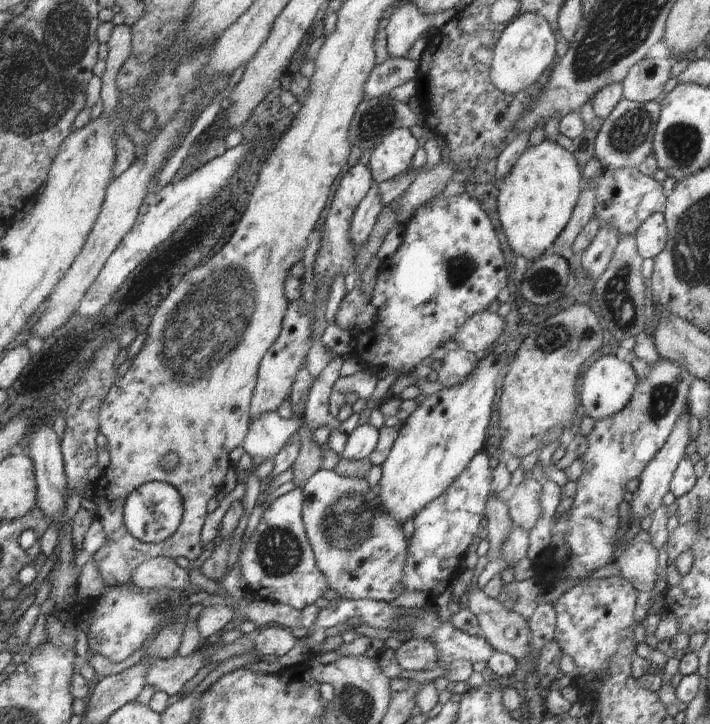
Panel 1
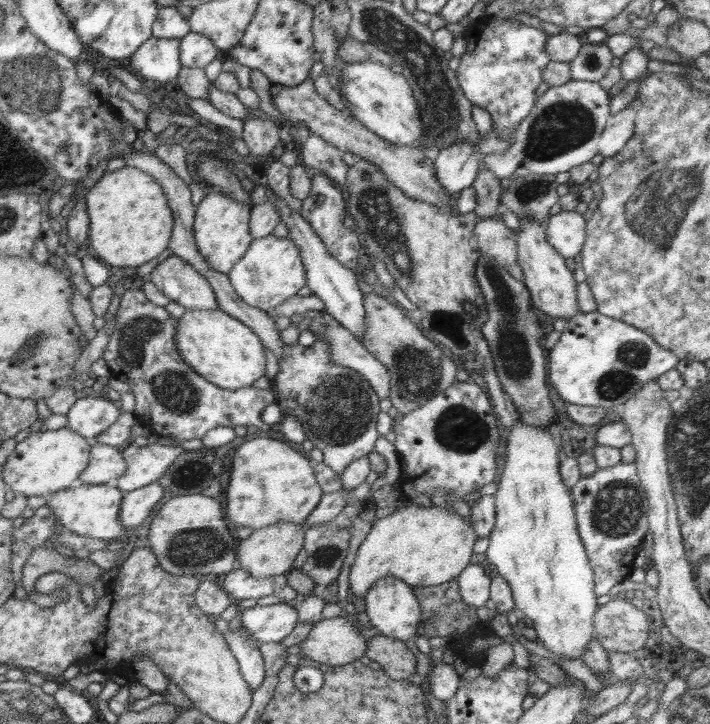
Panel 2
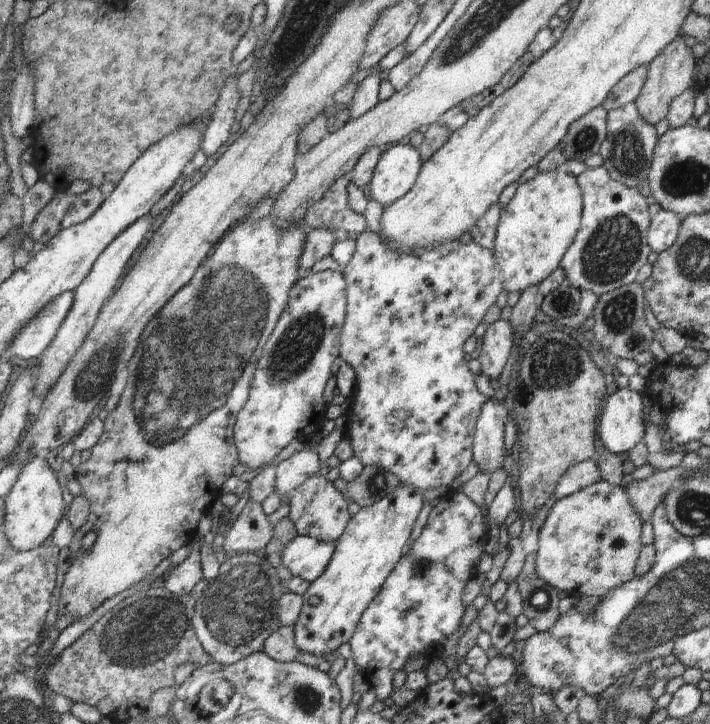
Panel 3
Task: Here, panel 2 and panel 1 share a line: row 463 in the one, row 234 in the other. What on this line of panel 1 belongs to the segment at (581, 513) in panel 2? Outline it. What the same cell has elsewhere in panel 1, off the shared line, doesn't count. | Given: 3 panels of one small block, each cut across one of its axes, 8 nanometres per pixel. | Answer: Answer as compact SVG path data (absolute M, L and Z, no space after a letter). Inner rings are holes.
M593 155L581 173L583 183L594 186L594 194L596 194L594 216L598 218L599 228L614 226L618 232L618 240L622 236L634 236L644 220L655 212L664 210L667 197L664 195L662 183L654 180L653 177L644 176L637 168L604 168Z

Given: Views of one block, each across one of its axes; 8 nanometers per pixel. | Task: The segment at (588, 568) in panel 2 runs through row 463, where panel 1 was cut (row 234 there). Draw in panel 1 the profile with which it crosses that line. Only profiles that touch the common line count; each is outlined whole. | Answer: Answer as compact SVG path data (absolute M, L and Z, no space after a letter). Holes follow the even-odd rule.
M543 140L537 146L530 146L524 151L524 154L516 160L508 178L502 180L502 186L498 187L497 198L498 220L506 234L508 245L516 256L524 257L528 263L534 262L558 239L566 224L570 222L574 207L582 192L582 185L583 176L572 150L566 150L556 142Z

